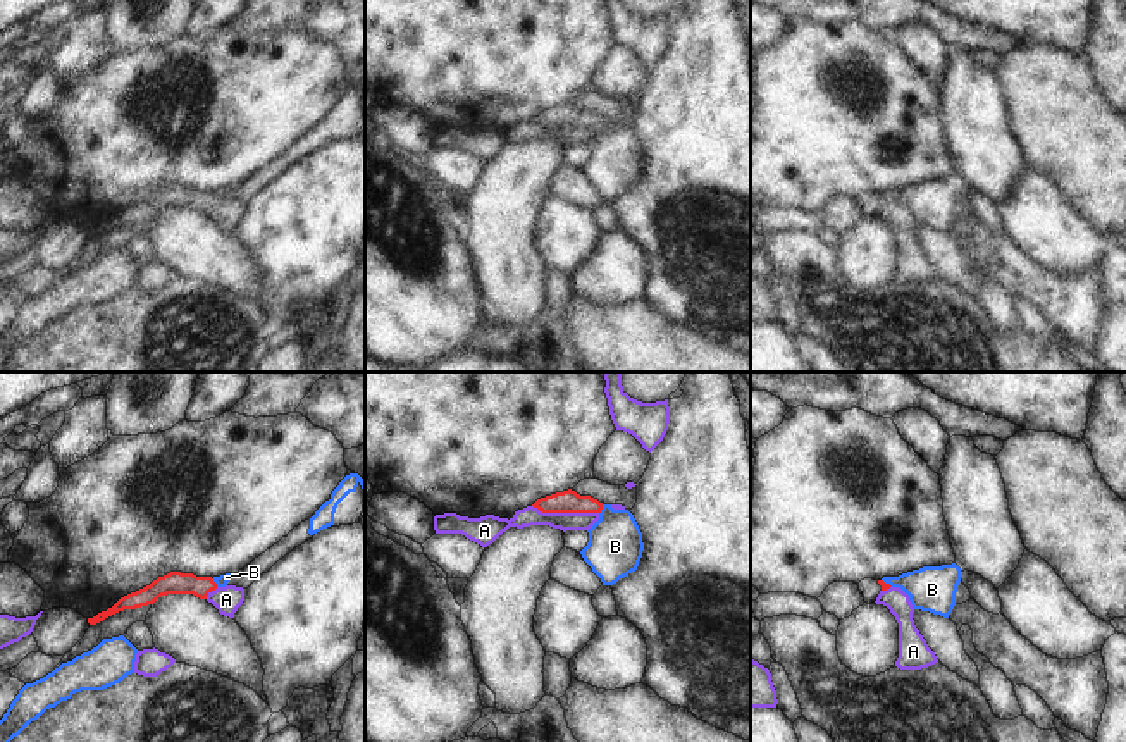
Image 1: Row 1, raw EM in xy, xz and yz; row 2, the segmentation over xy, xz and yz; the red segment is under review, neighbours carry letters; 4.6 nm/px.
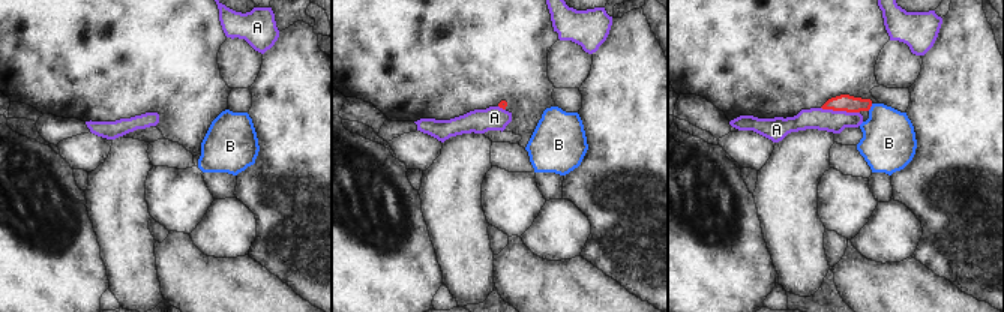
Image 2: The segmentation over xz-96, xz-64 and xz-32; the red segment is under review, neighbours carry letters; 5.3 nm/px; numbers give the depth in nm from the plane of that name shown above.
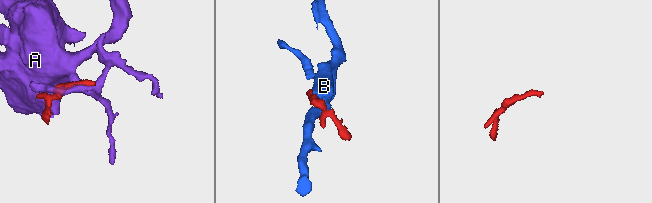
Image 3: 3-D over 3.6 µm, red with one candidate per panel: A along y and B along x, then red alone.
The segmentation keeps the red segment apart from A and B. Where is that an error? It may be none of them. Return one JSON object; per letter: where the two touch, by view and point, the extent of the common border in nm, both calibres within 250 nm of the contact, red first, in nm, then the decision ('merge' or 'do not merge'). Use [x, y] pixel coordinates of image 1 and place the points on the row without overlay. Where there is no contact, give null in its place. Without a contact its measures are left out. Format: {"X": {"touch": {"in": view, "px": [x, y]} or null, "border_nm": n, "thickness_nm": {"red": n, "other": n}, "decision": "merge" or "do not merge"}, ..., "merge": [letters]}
{"A": {"touch": {"in": "xz", "px": [565, 126]}, "border_nm": 320, "thickness_nm": {"red": 110, "other": 90}, "decision": "do not merge"}, "B": {"touch": {"in": "xz", "px": [601, 123]}, "border_nm": 50, "thickness_nm": {"red": 110, "other": 260}, "decision": "merge"}, "merge": ["B"]}

